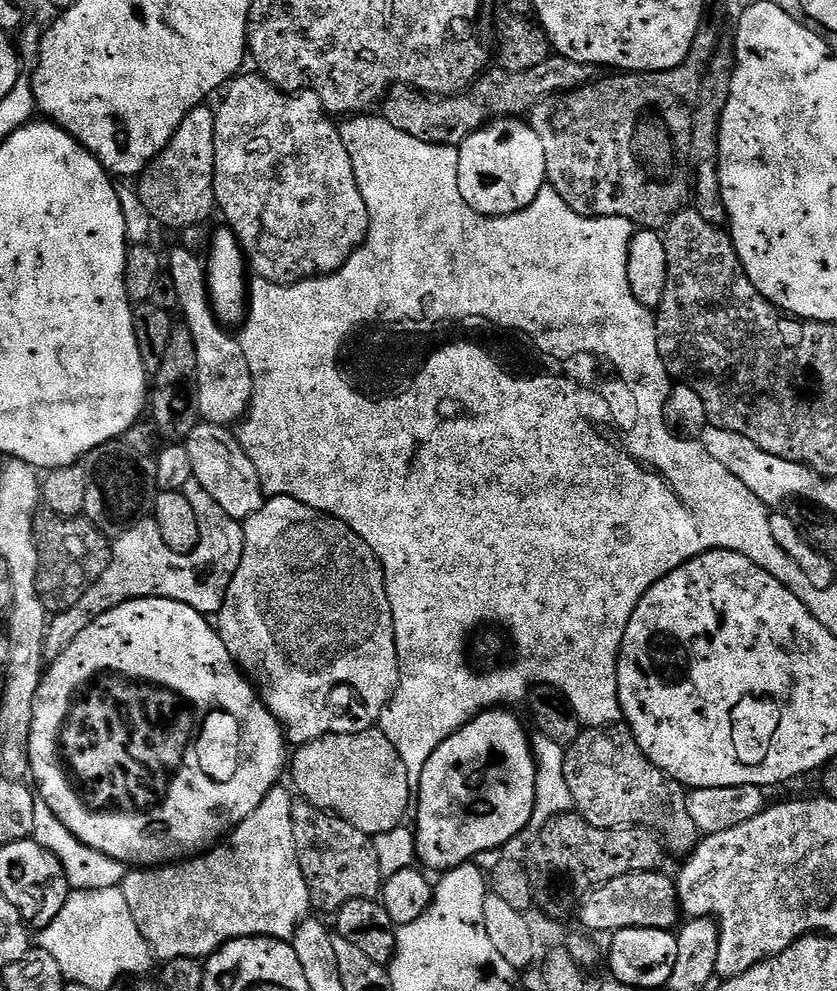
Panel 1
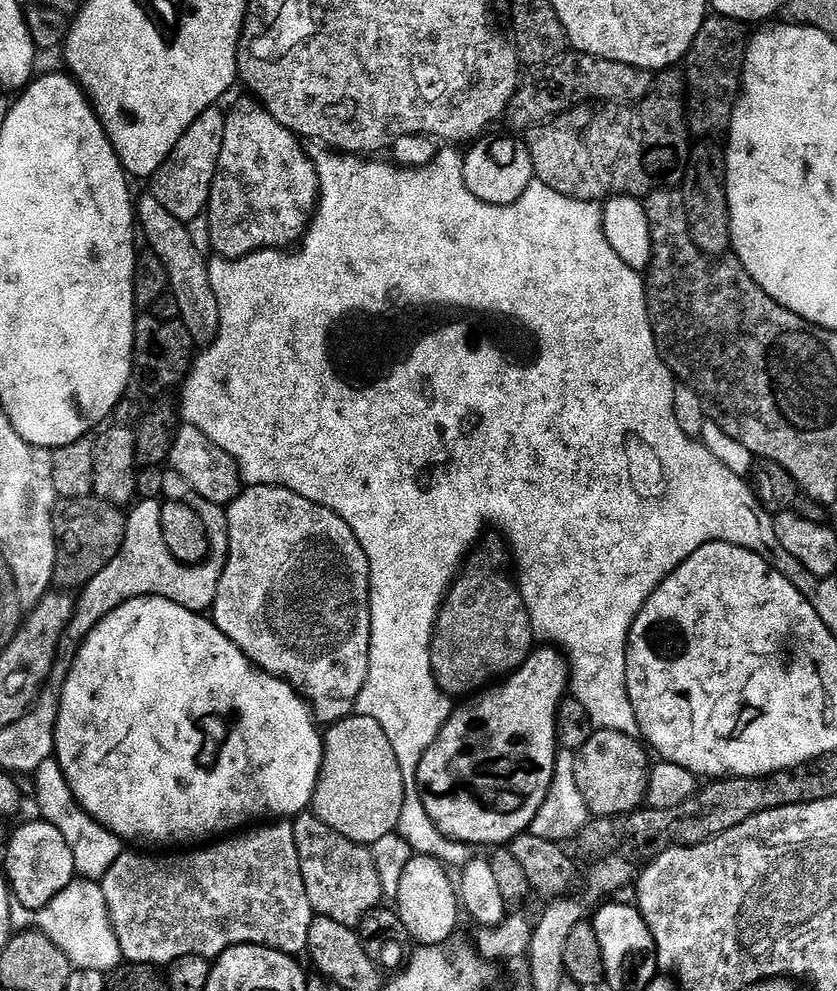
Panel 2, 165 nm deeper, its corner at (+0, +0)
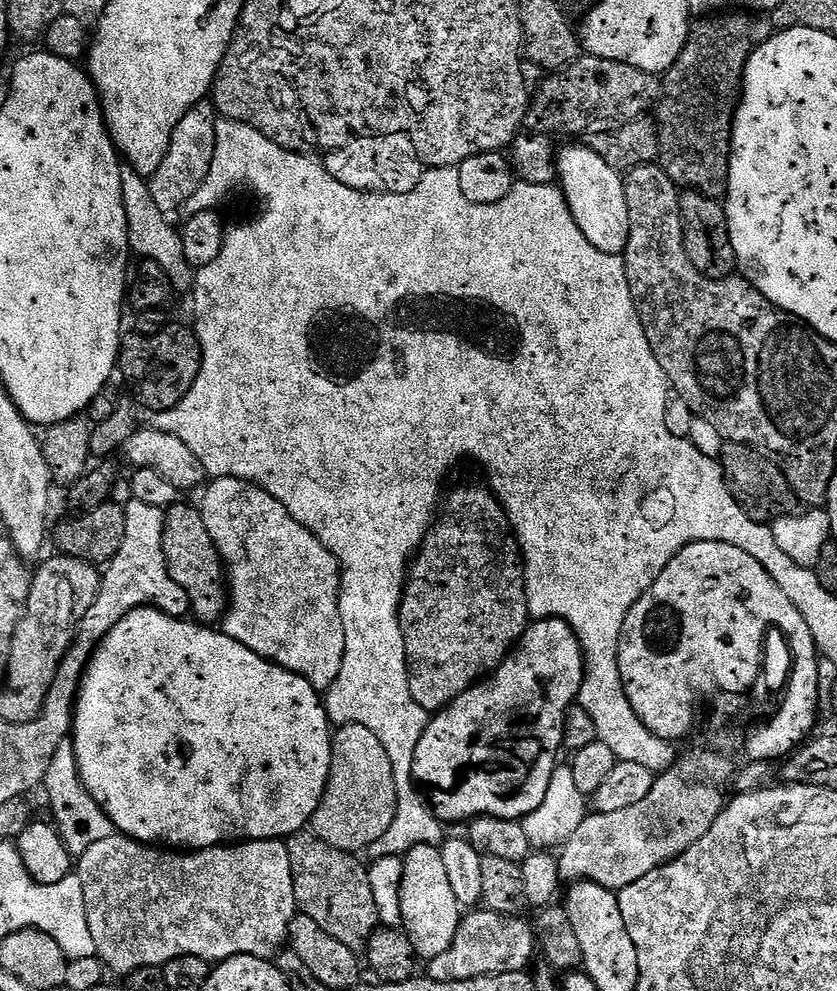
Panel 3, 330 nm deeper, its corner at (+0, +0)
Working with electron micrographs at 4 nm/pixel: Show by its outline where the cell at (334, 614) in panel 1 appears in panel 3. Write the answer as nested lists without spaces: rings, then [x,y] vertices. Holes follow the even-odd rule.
[[[217,476],[211,483],[203,489],[203,492],[205,491],[204,501],[199,501],[198,507],[206,522],[206,530],[210,530],[210,538],[214,538],[214,546],[220,552],[220,558],[224,562],[230,589],[230,603],[222,621],[222,631],[230,638],[234,638],[234,642],[242,642],[242,646],[254,650],[254,654],[306,678],[306,682],[310,682],[310,686],[314,686],[317,692],[327,693],[328,688],[334,686],[338,674],[342,674],[342,658],[346,654],[346,630],[342,624],[342,614],[340,613],[340,564],[336,560],[336,555],[330,550],[326,550],[326,546],[321,540],[309,528],[302,526],[302,522],[294,519],[290,510],[286,510],[286,506],[282,506],[282,502],[278,502],[278,498],[274,498],[258,485],[229,476]]]

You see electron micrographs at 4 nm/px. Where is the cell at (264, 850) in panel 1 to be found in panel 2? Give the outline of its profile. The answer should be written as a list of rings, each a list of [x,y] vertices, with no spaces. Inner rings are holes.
[[[291,819],[264,822],[251,830],[179,854],[139,856],[136,852],[139,851],[125,850],[118,862],[110,866],[102,881],[120,954],[127,963],[167,966],[187,956],[215,958],[227,948],[239,944],[261,944],[287,956],[299,957],[307,953],[314,913],[302,882]]]

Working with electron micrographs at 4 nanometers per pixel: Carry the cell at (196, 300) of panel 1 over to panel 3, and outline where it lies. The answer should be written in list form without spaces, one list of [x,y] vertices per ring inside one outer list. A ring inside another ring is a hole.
[[[126,162],[121,163],[120,173],[122,174],[122,202],[126,206],[126,222],[128,223],[128,247],[137,257],[147,258],[158,262],[162,270],[166,270],[166,278],[177,290],[184,288],[191,289],[196,282],[196,272],[192,263],[188,261],[186,250],[183,249],[183,235],[181,229],[173,221],[158,210],[154,202],[154,194],[150,194],[148,180],[138,174]]]

